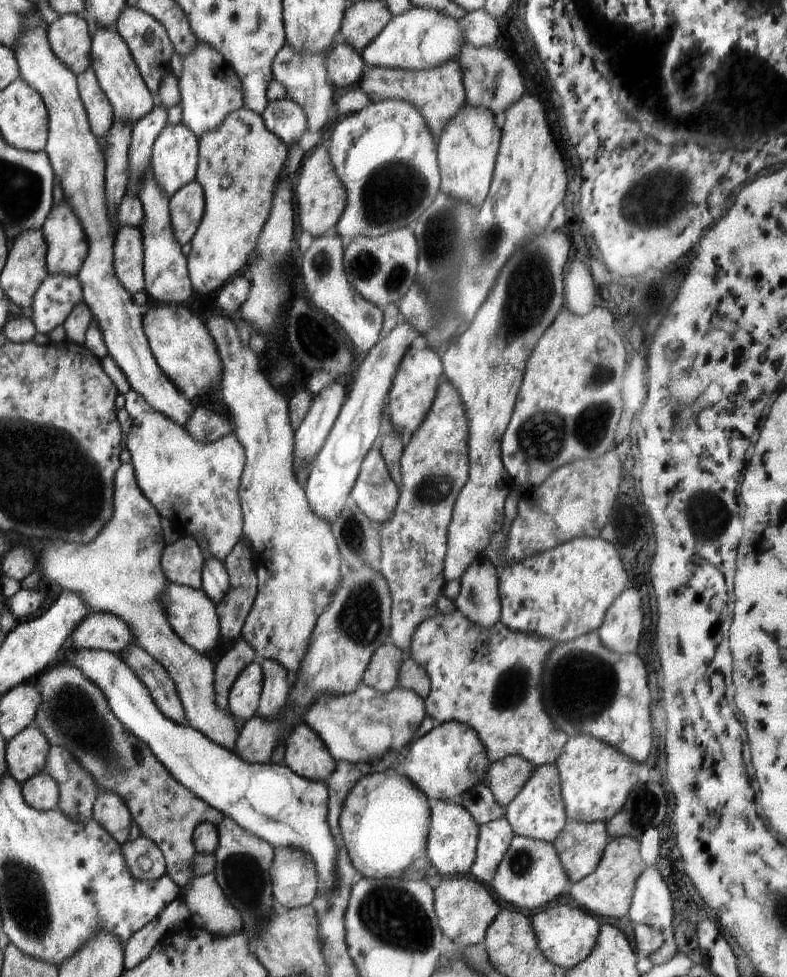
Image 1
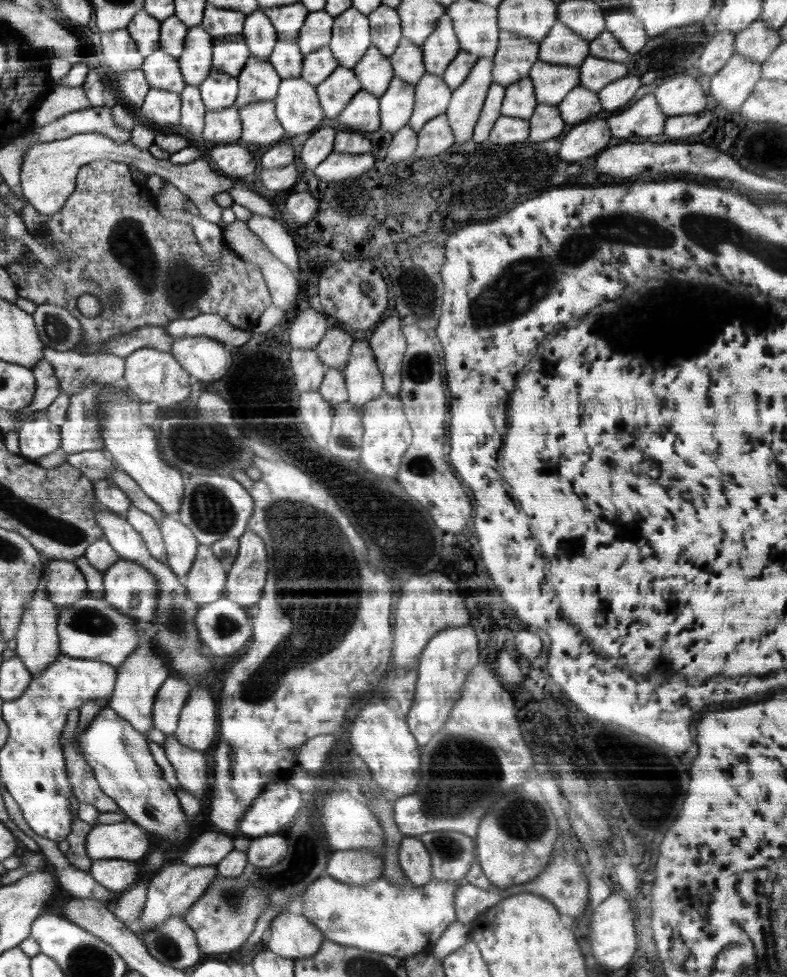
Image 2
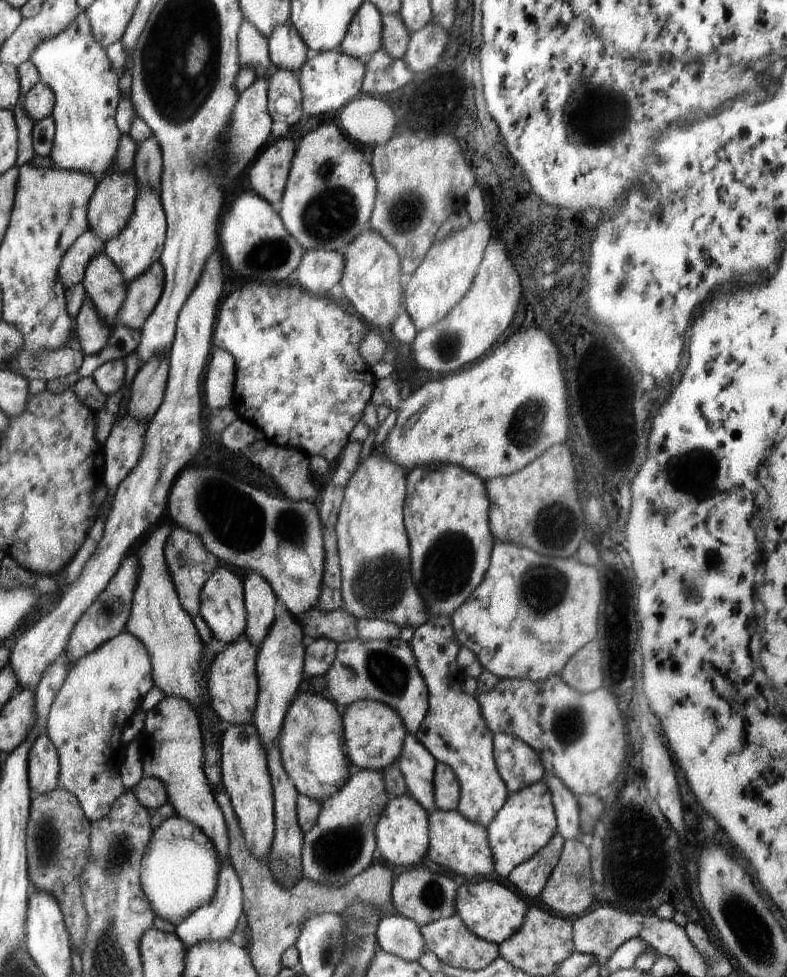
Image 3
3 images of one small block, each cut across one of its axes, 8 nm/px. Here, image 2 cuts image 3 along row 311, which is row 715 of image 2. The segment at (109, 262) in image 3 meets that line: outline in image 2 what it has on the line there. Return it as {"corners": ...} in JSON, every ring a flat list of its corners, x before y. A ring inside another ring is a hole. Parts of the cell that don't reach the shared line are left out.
{"corners":[[105,706,84,732,76,730,74,739,78,741,80,751,92,768,100,789,118,804,123,817,130,818,142,830,148,830,149,836,168,842,173,850,188,839,190,824,185,820,179,799,163,780,161,769,150,753,149,739,140,730,135,729,114,709]]}

